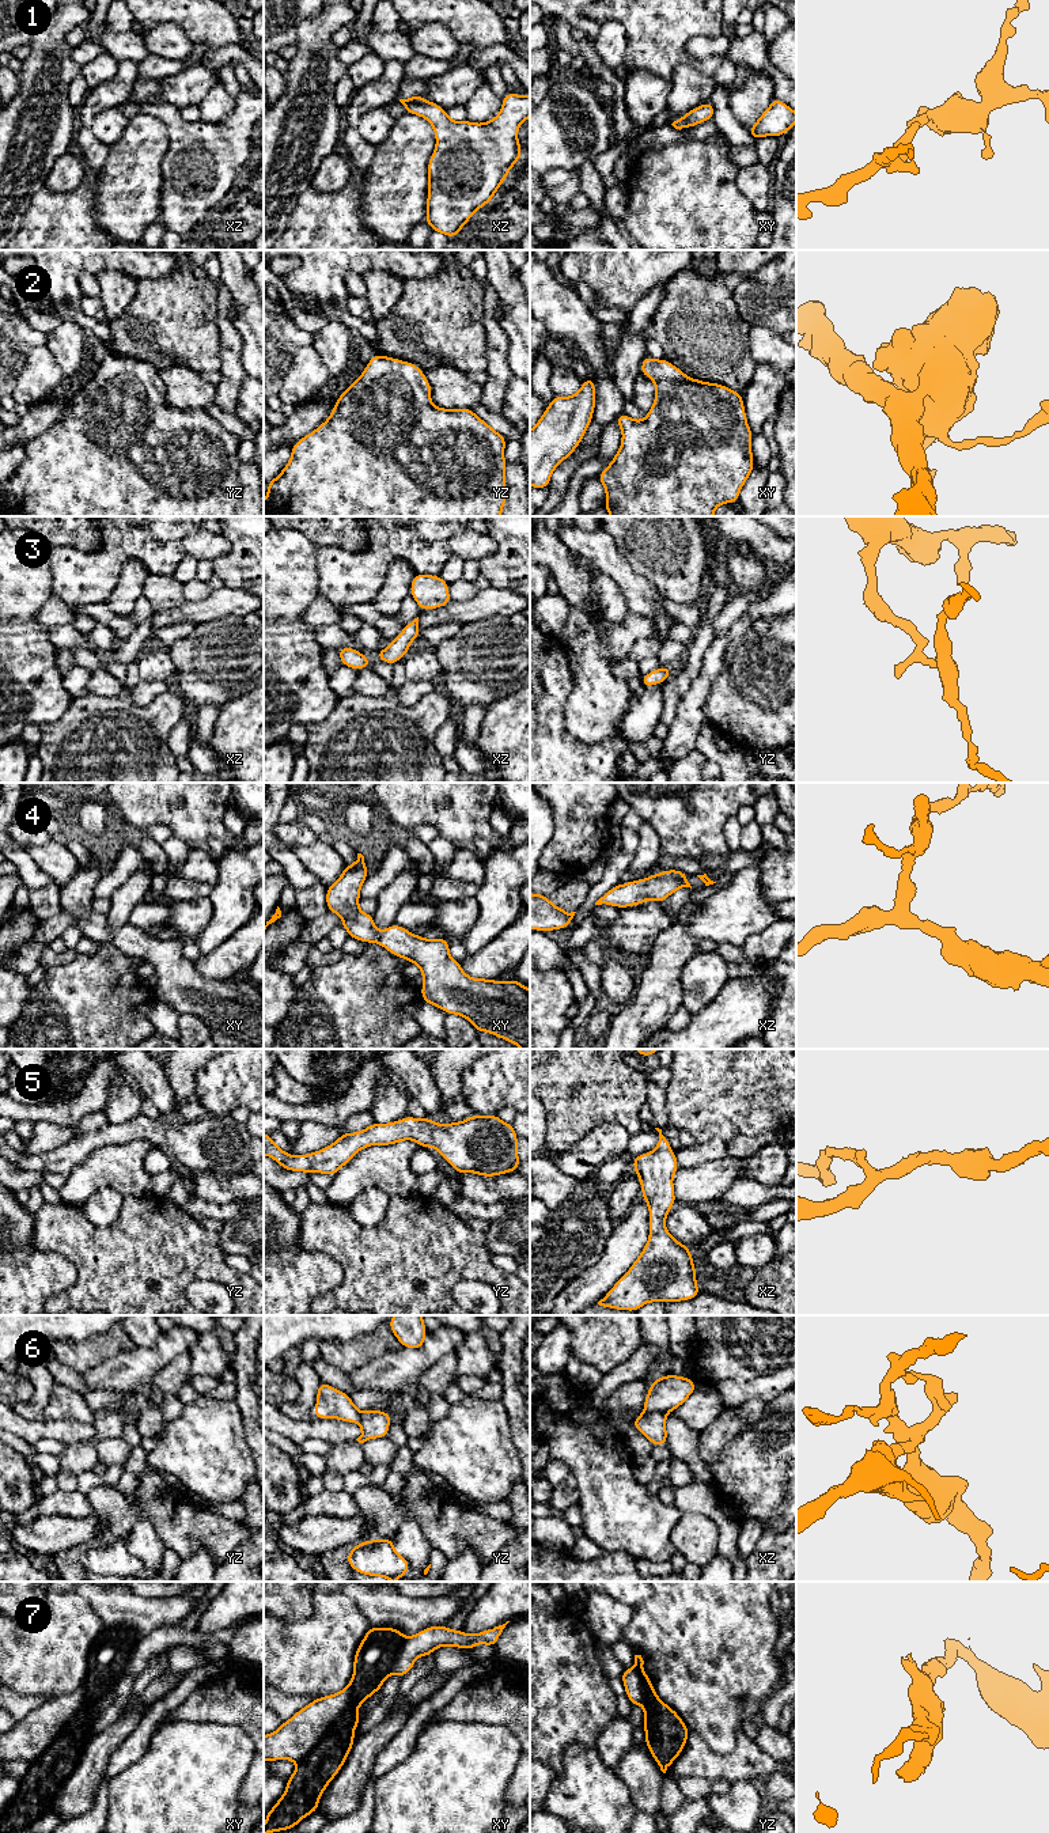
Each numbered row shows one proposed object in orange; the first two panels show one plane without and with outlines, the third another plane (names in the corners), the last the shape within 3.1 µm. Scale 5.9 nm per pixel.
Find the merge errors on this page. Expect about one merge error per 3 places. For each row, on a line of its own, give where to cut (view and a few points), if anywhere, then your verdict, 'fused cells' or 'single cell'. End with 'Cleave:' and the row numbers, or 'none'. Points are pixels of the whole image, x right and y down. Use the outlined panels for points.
1: no cut; single cell
2: no cut; single cell
3: no cut; single cell
4: no cut; single cell
5: no cut; single cell
6: cut in xz along (644, 1411), (663, 1411), (666, 1413); fused cells
7: cut in xy along (351, 1684), (348, 1707), (298, 1763); fused cells
Cleave: 6, 7

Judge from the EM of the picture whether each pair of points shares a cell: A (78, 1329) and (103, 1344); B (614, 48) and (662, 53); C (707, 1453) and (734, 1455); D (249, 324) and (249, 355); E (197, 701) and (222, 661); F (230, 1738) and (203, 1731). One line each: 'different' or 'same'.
A: different
B: different
C: different
D: same
E: same
F: same

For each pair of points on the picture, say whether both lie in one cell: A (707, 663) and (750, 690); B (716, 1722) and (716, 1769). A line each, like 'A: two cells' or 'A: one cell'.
A: two cells
B: two cells

